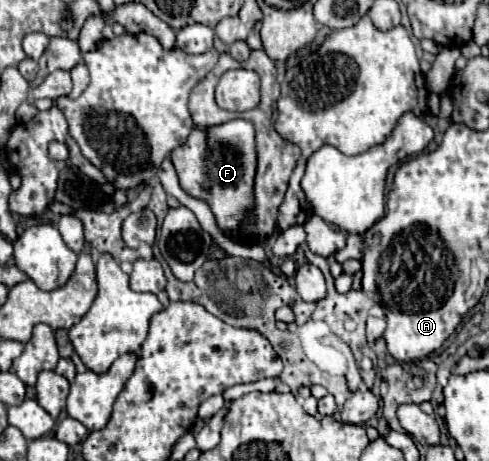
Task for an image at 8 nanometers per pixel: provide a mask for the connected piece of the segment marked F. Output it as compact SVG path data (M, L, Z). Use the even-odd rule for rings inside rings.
M233 119L223 125L211 127L209 131L193 129L189 139L171 151L171 161L177 169L181 187L201 201L205 201L223 231L231 231L235 239L239 225L247 219L247 211L253 207L253 179L257 167L255 153L255 129L245 119ZM209 145L211 157L205 157Z

